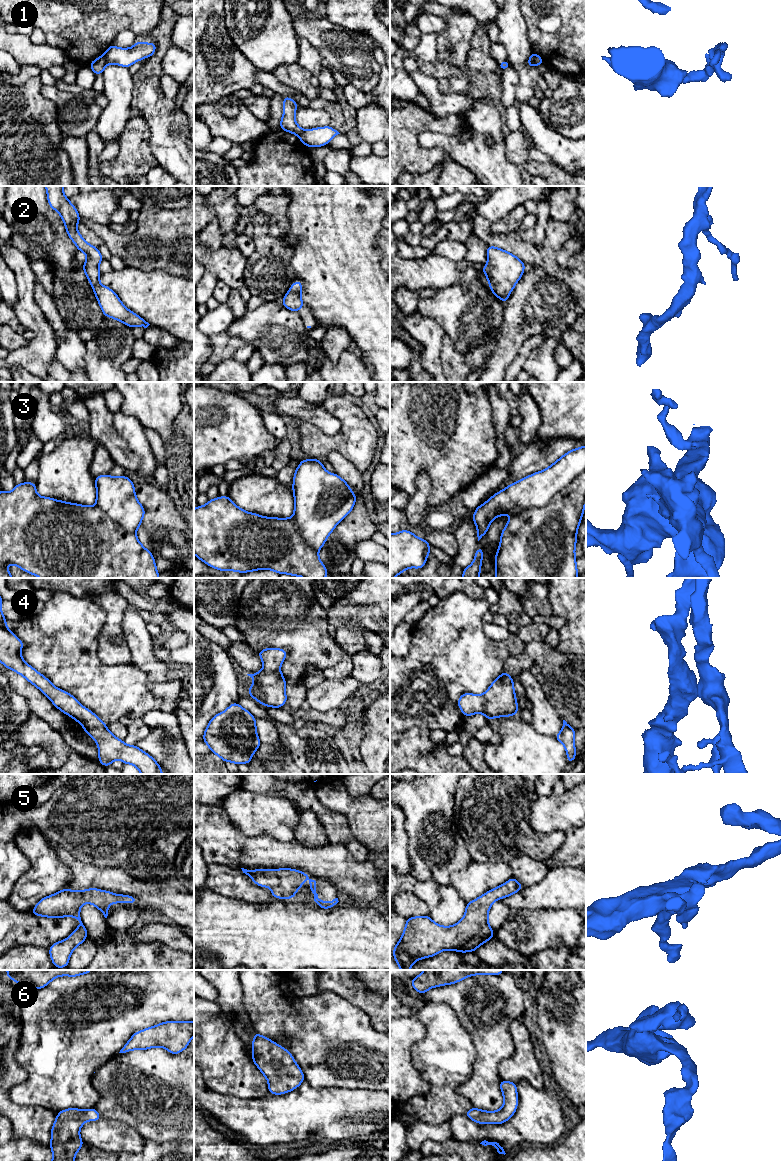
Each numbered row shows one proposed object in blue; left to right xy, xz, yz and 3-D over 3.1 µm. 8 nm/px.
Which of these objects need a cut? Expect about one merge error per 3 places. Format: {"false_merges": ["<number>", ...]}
{"false_merges": ["1", "3"]}

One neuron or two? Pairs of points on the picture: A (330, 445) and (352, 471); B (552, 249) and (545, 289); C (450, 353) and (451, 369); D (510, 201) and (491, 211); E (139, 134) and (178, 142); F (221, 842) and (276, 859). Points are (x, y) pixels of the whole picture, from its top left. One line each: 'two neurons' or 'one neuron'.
A: two neurons
B: two neurons
C: one neuron
D: one neuron
E: two neurons
F: one neuron

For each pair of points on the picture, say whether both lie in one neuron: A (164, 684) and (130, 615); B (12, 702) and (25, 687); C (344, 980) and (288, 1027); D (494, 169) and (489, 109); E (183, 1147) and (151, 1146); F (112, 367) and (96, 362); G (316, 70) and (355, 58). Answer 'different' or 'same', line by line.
A: same
B: different
C: different
D: same
E: same
F: same
G: different

